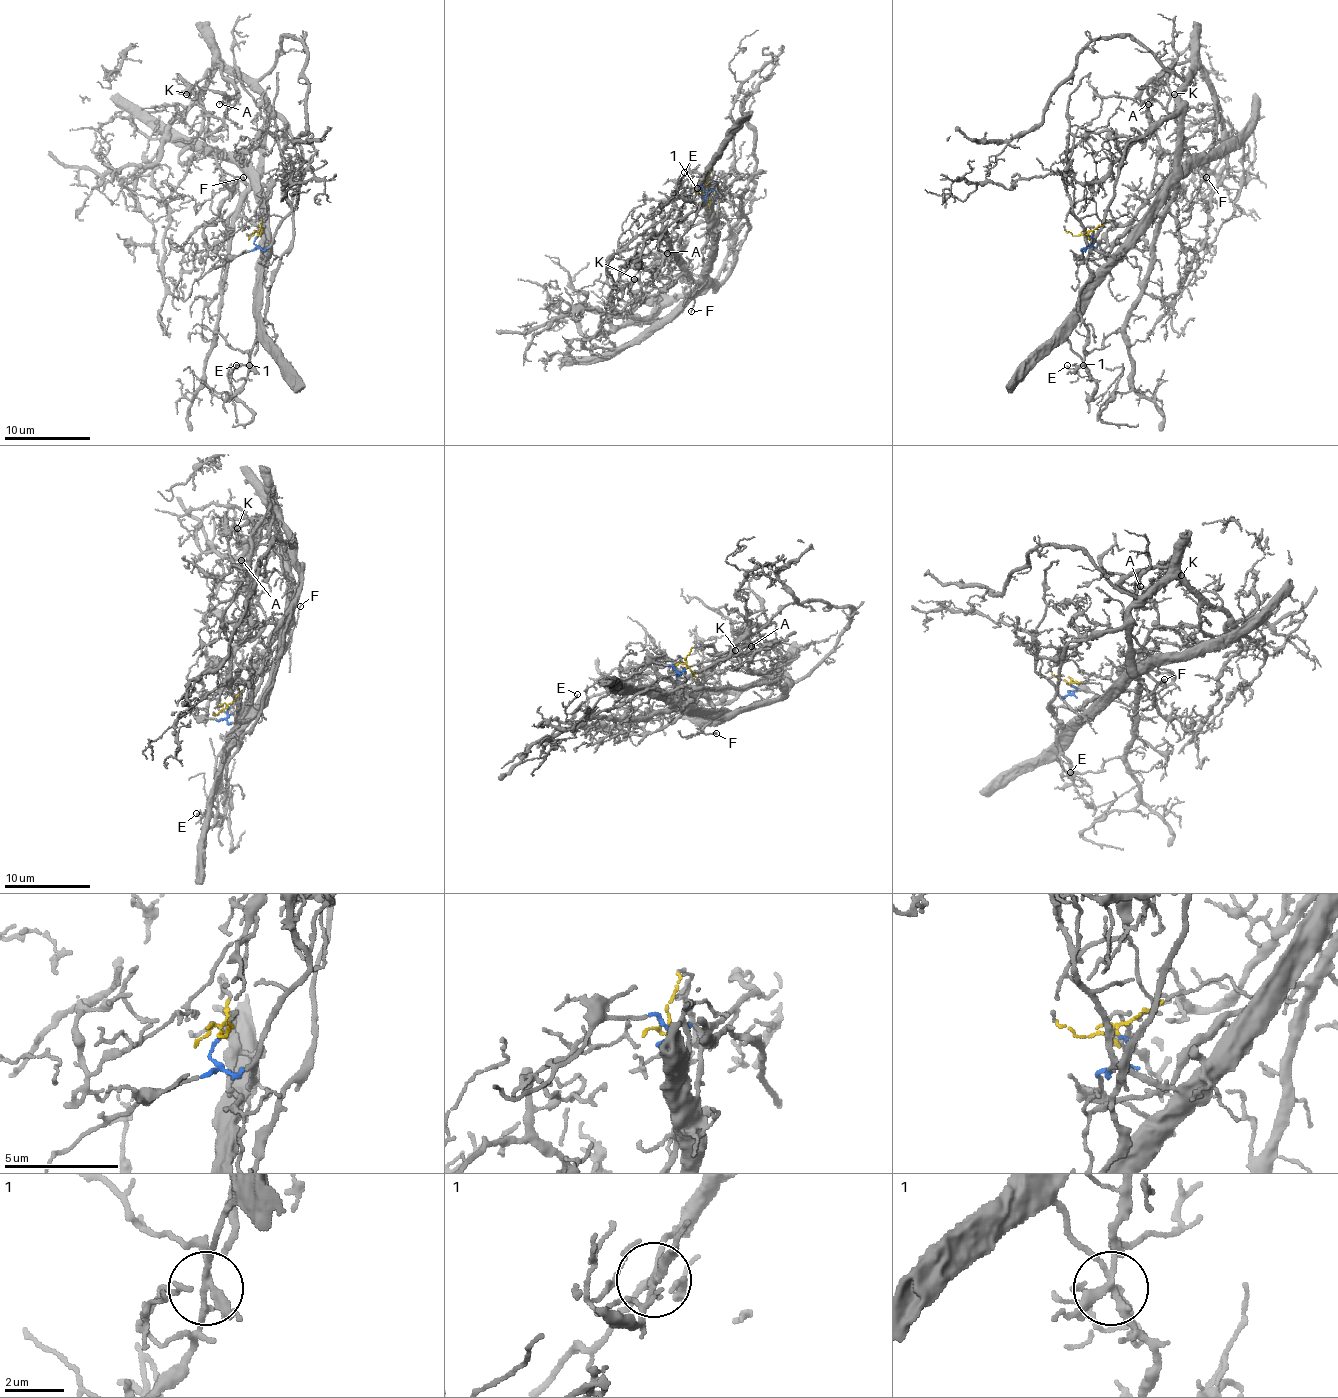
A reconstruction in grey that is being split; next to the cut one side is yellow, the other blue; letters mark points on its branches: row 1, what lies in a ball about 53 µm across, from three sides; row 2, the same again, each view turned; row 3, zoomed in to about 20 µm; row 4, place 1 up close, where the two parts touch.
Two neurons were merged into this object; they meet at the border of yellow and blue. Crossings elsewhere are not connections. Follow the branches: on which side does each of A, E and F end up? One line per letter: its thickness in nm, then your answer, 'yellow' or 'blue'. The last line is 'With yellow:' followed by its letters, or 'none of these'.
A: 110 nm | yellow
E: 120 nm | blue
F: 110 nm | yellow
With yellow: A, F

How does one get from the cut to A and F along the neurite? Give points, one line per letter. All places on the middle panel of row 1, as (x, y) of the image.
A: (705, 193), (707, 229), (688, 264), (694, 281), (669, 262), (653, 264), (684, 242), (677, 238), (666, 253)
F: (705, 193), (710, 214), (703, 247), (688, 264), (688, 277), (697, 286), (694, 305), (690, 312)

